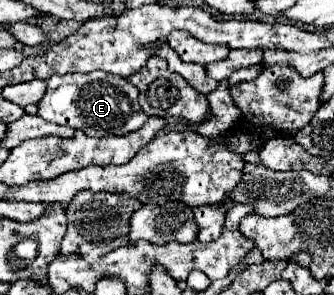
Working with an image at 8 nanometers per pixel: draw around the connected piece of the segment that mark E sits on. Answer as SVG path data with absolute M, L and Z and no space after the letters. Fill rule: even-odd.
M100 70L90 74L52 76L48 80L48 92L38 104L38 114L48 122L84 130L84 134L94 138L124 136L142 128L142 124L148 120L142 108L138 108L138 88L134 88L122 76Z

